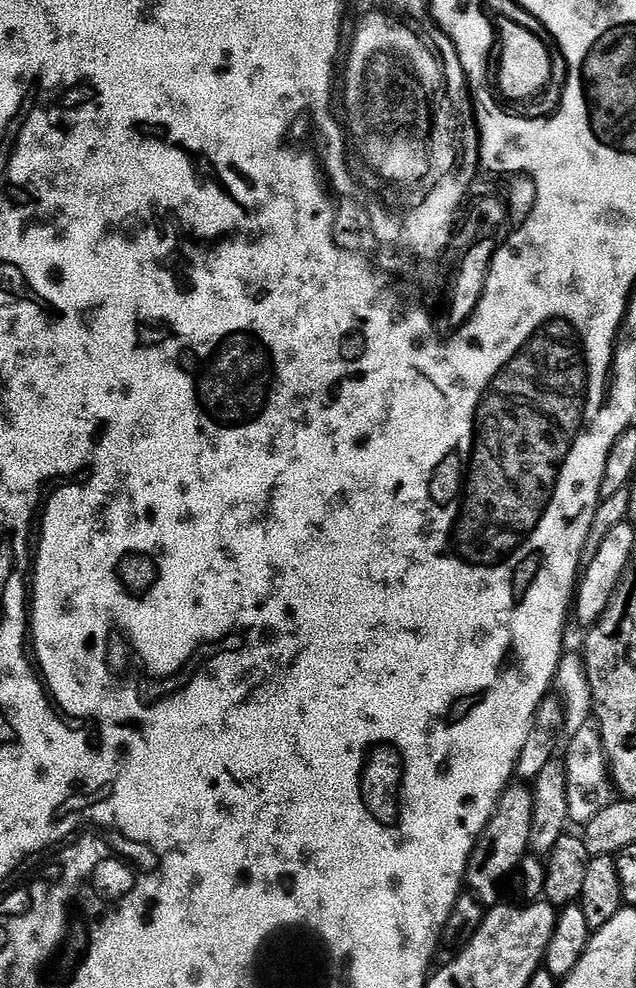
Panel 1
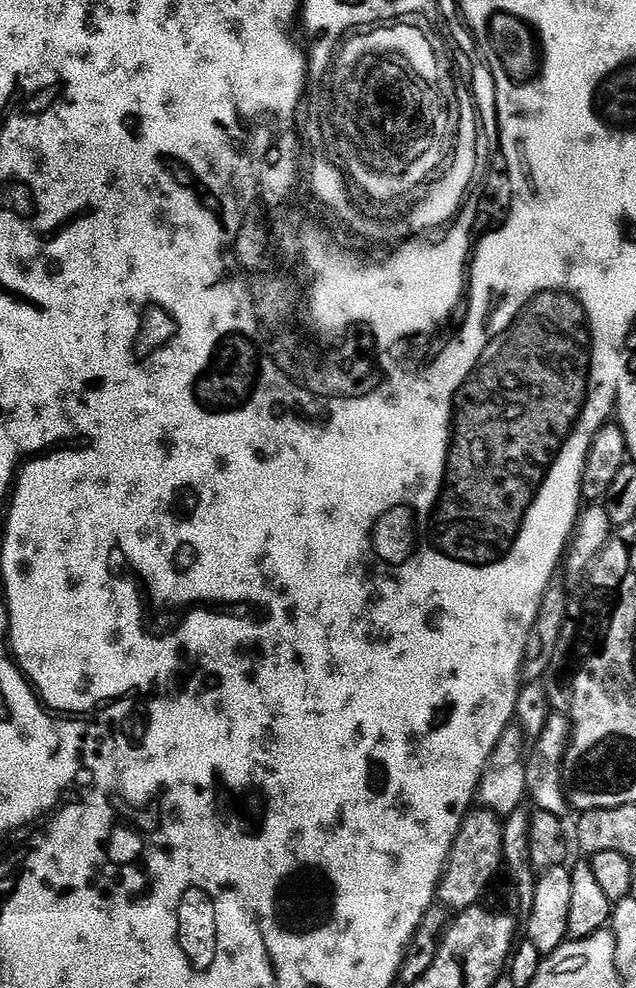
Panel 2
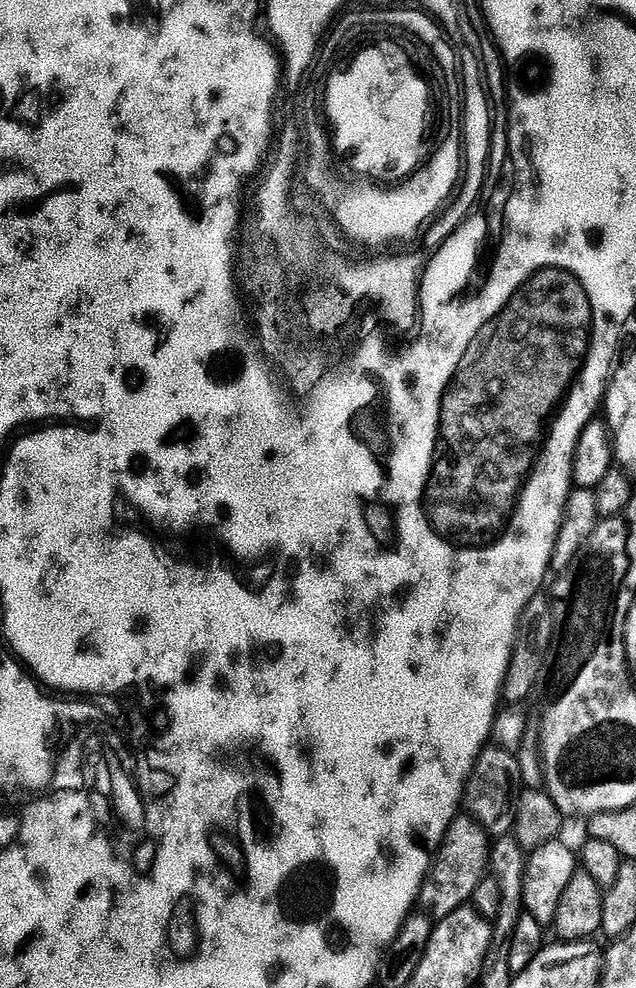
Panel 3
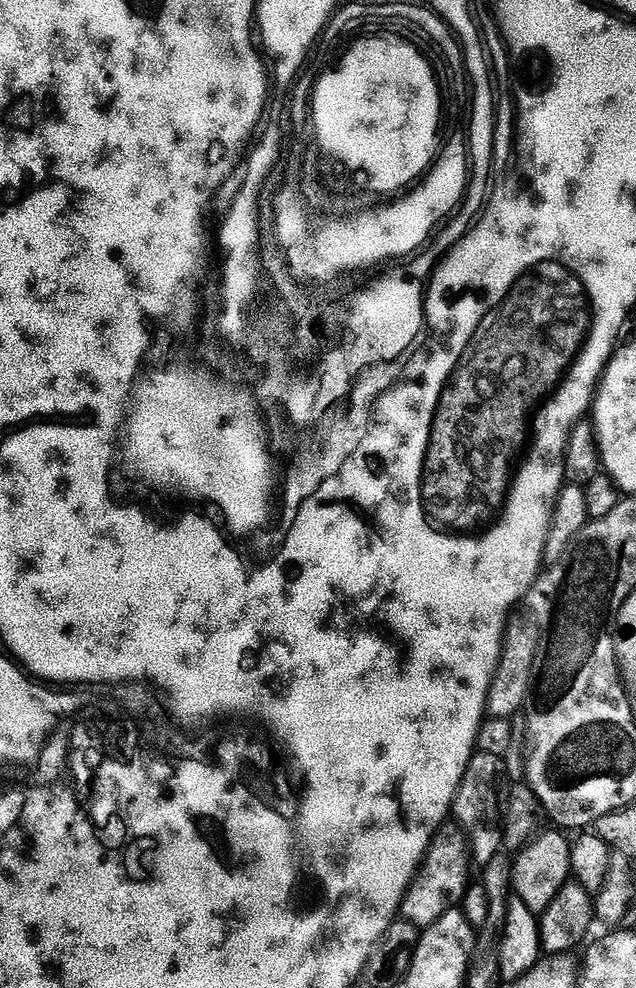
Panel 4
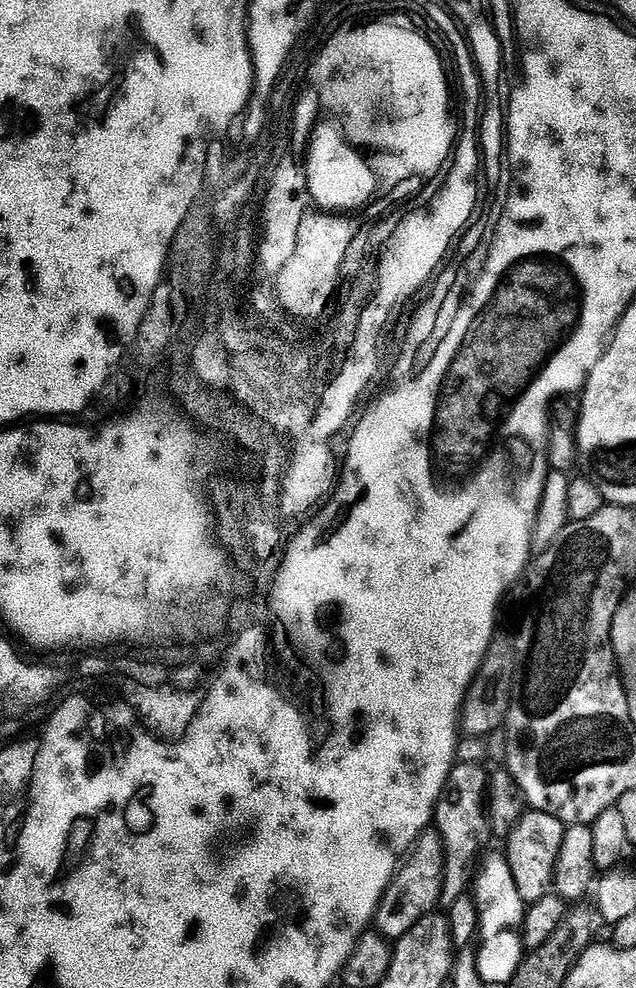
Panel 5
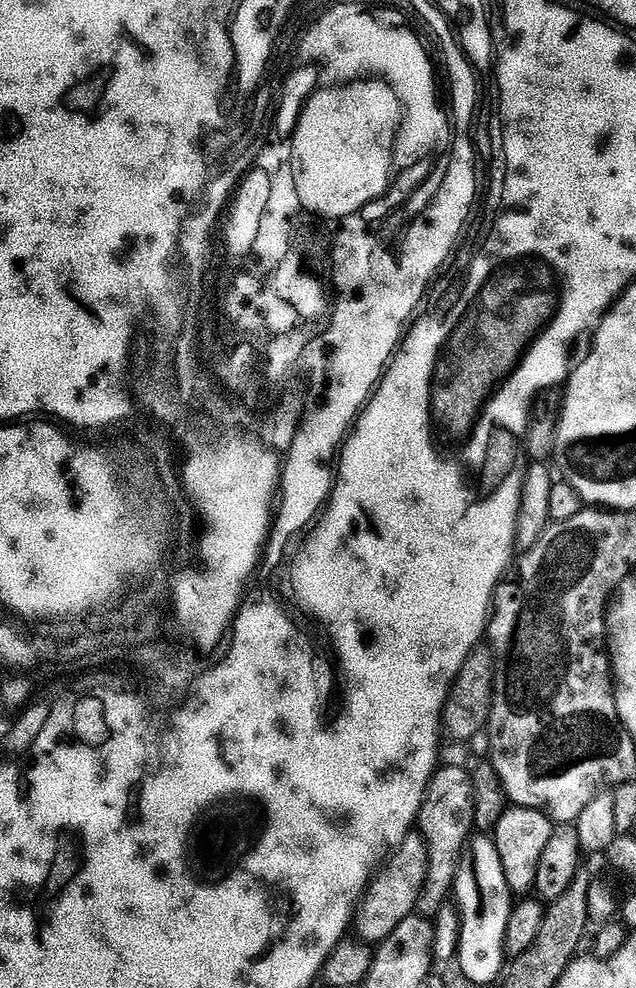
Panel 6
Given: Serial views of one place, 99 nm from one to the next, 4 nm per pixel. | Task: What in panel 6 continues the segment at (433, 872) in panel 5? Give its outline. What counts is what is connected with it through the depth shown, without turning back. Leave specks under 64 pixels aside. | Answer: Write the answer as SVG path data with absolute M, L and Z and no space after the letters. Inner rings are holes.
M410 834L408 837L405 838L403 844L400 845L399 848L395 849L394 855L396 856L393 858L392 861L389 862L388 865L385 866L384 869L381 870L379 869L378 875L369 883L355 913L354 913L354 932L356 928L355 935L359 937L363 943L369 945L369 946L376 946L379 945L381 940L385 940L390 934L394 934L394 930L396 927L398 927L401 922L403 922L407 916L413 915L417 911L418 908L418 901L420 899L420 893L424 891L427 883L428 883L428 845L424 843L424 838L423 836L419 834Z

